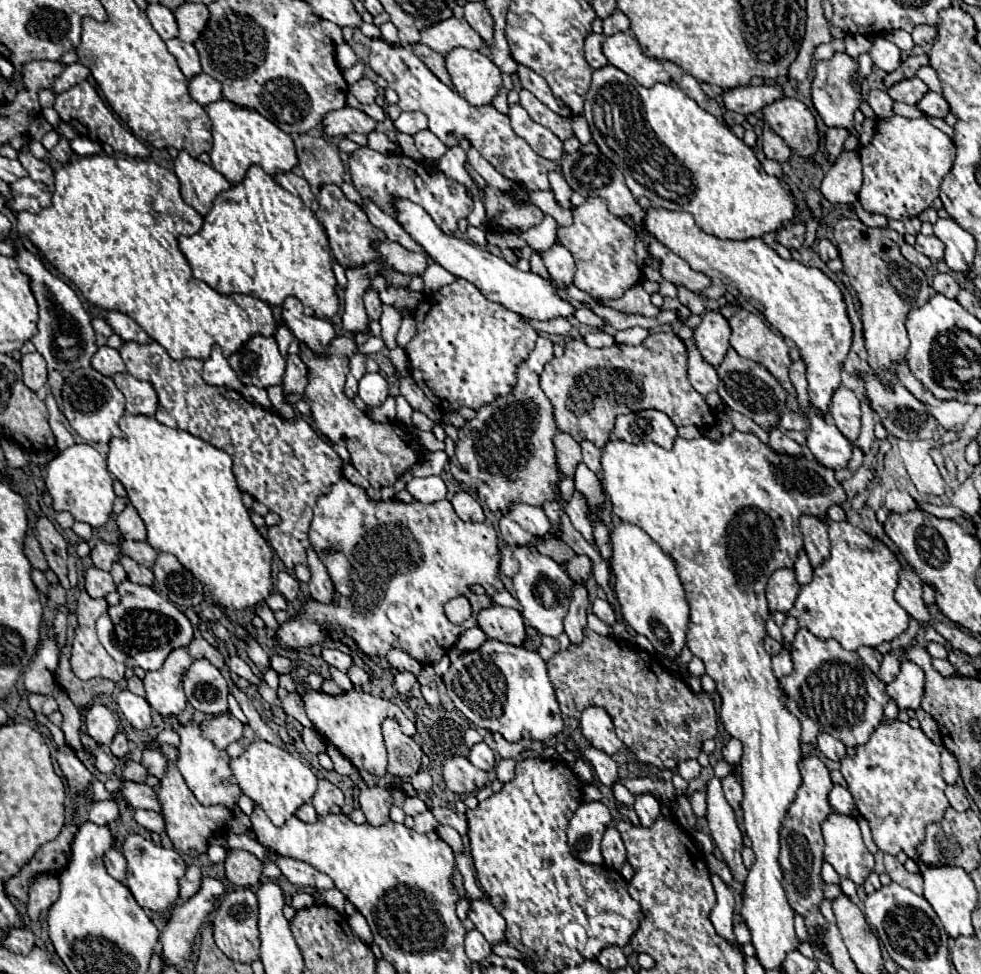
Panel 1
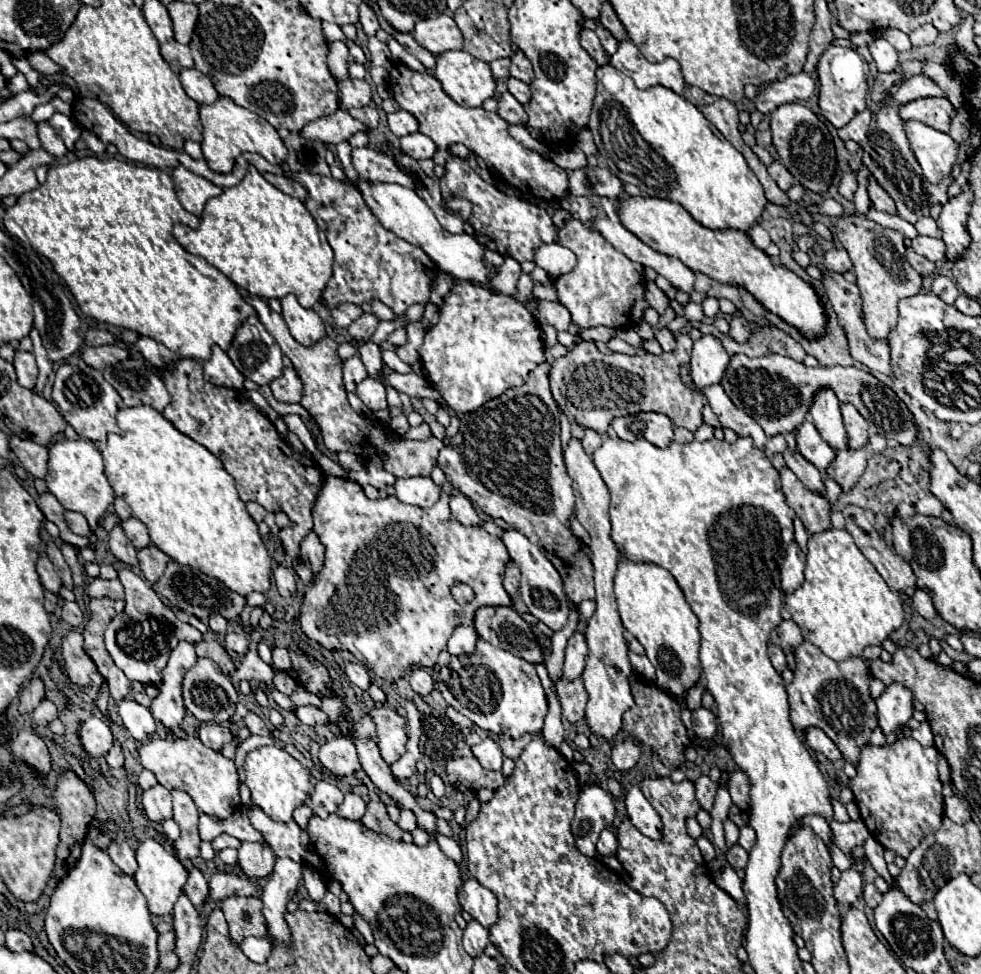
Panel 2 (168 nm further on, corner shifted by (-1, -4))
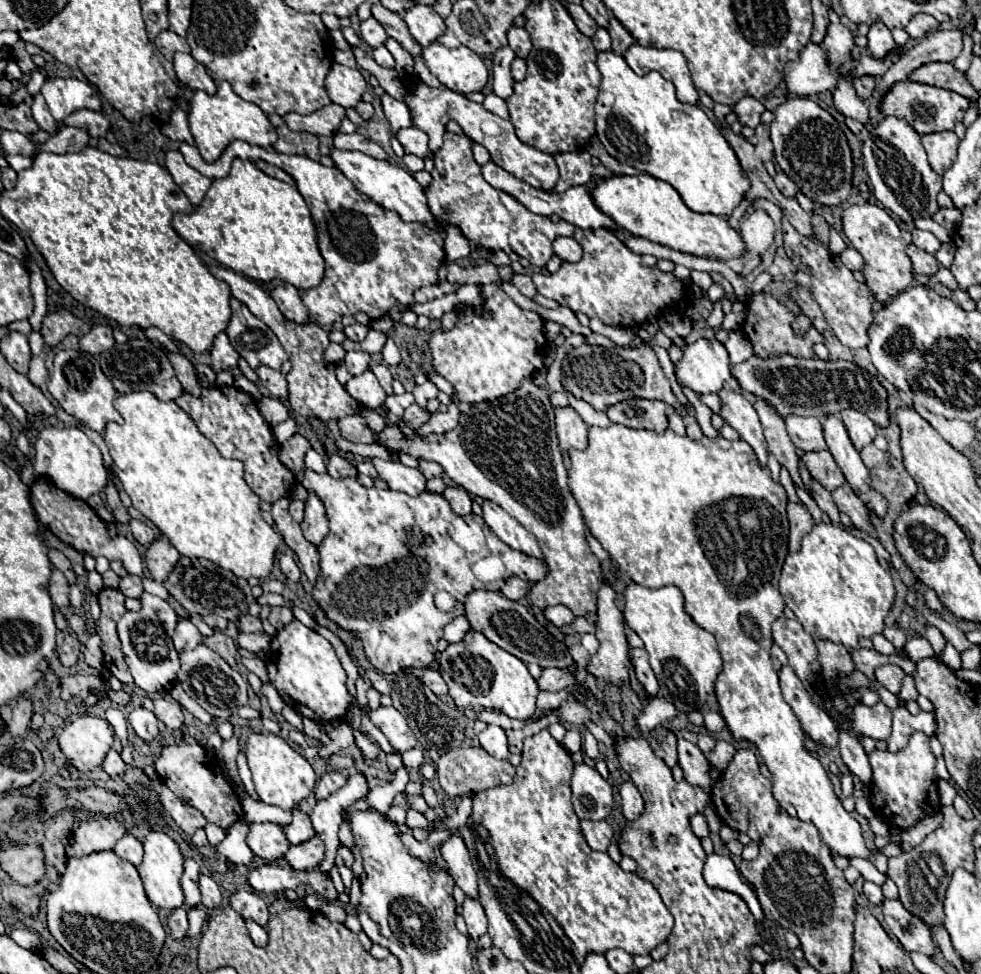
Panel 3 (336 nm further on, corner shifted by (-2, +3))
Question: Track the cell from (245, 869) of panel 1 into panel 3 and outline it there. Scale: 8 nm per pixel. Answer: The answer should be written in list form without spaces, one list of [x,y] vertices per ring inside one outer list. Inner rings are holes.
[[[252,823],[248,833],[248,847],[256,857],[266,861],[276,861],[284,857],[290,843],[284,835],[284,829],[276,823]]]

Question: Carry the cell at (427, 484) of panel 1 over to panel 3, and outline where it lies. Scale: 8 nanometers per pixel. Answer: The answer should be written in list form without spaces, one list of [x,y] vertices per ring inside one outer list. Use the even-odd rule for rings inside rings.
[[[372,459],[372,465],[378,471],[378,477],[388,483],[390,489],[402,491],[406,495],[420,495],[426,491],[426,477],[412,467],[402,465],[400,461],[384,461],[384,459]]]

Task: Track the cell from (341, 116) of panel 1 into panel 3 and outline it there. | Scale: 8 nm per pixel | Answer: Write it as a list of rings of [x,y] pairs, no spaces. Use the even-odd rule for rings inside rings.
[[[330,103],[314,113],[308,113],[308,115],[298,115],[298,113],[286,113],[282,119],[284,123],[292,129],[292,131],[308,131],[308,133],[314,133],[314,135],[324,135],[324,137],[332,137],[338,127],[340,127],[340,121],[346,117],[346,111],[344,107],[336,105],[336,103]]]

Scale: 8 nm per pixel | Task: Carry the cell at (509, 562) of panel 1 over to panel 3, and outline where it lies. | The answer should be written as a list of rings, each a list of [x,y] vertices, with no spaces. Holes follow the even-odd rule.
[[[510,577],[510,579],[506,579],[506,583],[504,583],[504,587],[500,589],[500,593],[502,593],[506,599],[510,599],[510,601],[520,601],[522,597],[526,597],[528,589],[526,589],[526,583],[524,583],[522,579]]]

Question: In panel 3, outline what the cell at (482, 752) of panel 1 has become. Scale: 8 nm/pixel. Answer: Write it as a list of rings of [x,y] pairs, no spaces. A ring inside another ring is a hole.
[[[488,725],[480,735],[480,745],[496,759],[508,759],[510,751],[508,751],[508,741],[506,741],[506,733],[502,727],[498,725]]]

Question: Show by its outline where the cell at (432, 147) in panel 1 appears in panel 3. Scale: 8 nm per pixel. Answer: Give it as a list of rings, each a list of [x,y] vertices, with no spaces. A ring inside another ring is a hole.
[[[414,125],[400,129],[396,133],[396,139],[400,141],[400,145],[404,147],[406,153],[412,153],[416,157],[428,157],[428,153],[430,153],[428,151],[428,135]]]

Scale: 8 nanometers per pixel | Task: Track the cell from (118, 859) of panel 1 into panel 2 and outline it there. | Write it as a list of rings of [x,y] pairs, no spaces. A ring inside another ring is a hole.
[[[115,840],[115,842],[109,844],[107,852],[109,852],[111,860],[121,868],[121,872],[125,872],[125,874],[129,874],[129,876],[135,874],[135,870],[137,870],[137,860],[135,860],[133,848],[131,848],[127,842]]]

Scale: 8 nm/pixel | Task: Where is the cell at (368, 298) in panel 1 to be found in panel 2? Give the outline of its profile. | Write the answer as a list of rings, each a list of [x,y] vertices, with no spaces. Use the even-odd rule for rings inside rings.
[[[369,312],[369,314],[361,314],[361,318],[355,320],[347,330],[353,336],[353,340],[359,340],[359,338],[373,336],[377,324],[379,324],[379,318],[373,312]]]

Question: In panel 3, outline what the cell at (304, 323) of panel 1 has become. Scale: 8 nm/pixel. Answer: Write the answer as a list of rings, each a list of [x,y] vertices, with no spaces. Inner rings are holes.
[[[284,283],[272,289],[270,295],[286,319],[296,323],[308,323],[308,309],[304,309],[304,303],[300,301],[300,293],[294,285]]]

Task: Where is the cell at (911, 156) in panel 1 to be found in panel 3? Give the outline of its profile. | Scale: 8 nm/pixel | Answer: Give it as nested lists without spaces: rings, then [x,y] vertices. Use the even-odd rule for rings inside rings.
[[[940,131],[940,133],[930,133],[922,137],[924,149],[928,153],[928,163],[930,167],[942,175],[956,159],[958,151],[958,137],[954,131]]]

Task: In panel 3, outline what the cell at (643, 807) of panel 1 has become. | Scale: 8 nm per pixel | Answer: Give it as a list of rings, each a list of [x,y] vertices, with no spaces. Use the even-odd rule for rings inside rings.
[[[624,781],[620,785],[620,797],[622,797],[622,813],[628,821],[634,821],[636,817],[642,815],[644,801],[636,785],[632,785],[632,781]]]

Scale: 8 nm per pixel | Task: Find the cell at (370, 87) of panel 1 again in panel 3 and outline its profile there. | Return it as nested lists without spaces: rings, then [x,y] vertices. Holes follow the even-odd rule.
[[[332,63],[326,77],[326,91],[334,103],[342,107],[356,107],[362,99],[362,93],[366,91],[366,81],[358,69]]]

